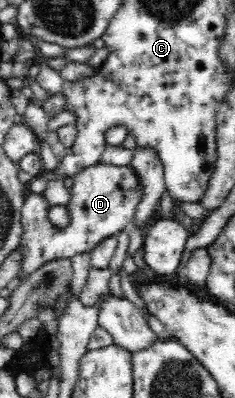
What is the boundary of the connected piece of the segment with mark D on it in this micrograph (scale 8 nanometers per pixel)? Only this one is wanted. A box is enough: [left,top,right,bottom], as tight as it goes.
[19,164,143,277]

